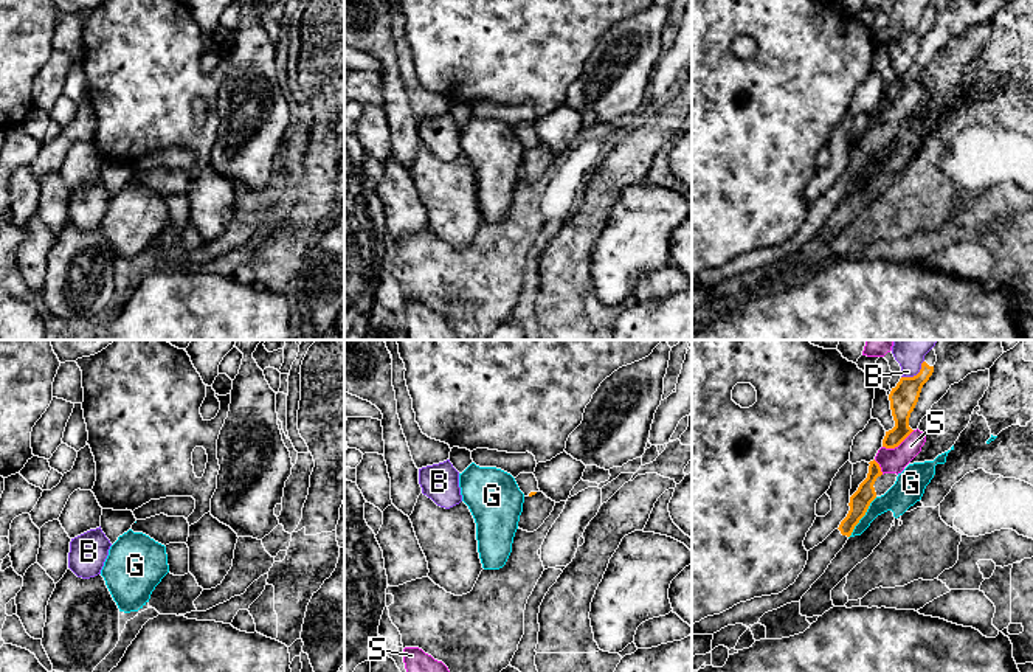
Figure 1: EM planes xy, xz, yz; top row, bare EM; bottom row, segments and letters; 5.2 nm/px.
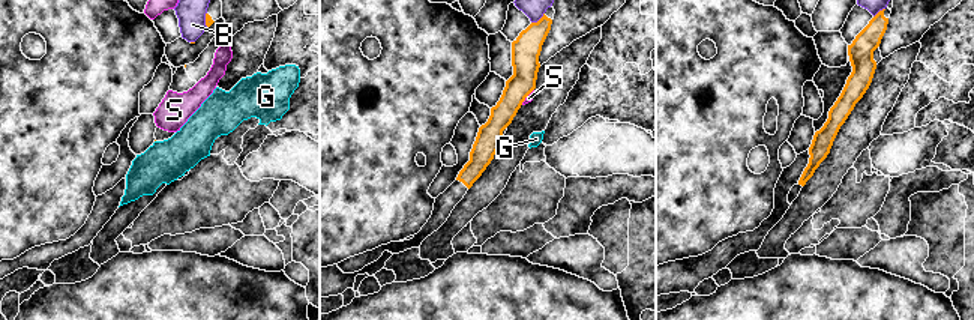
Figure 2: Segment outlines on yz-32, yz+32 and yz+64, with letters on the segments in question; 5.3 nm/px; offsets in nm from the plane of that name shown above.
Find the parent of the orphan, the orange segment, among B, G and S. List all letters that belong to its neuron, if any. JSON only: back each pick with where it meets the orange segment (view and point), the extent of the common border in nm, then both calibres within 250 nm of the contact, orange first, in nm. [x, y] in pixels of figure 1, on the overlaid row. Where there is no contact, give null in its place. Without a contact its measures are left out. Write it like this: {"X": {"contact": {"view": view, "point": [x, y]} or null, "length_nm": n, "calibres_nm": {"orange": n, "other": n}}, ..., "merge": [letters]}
{"merge": []}

